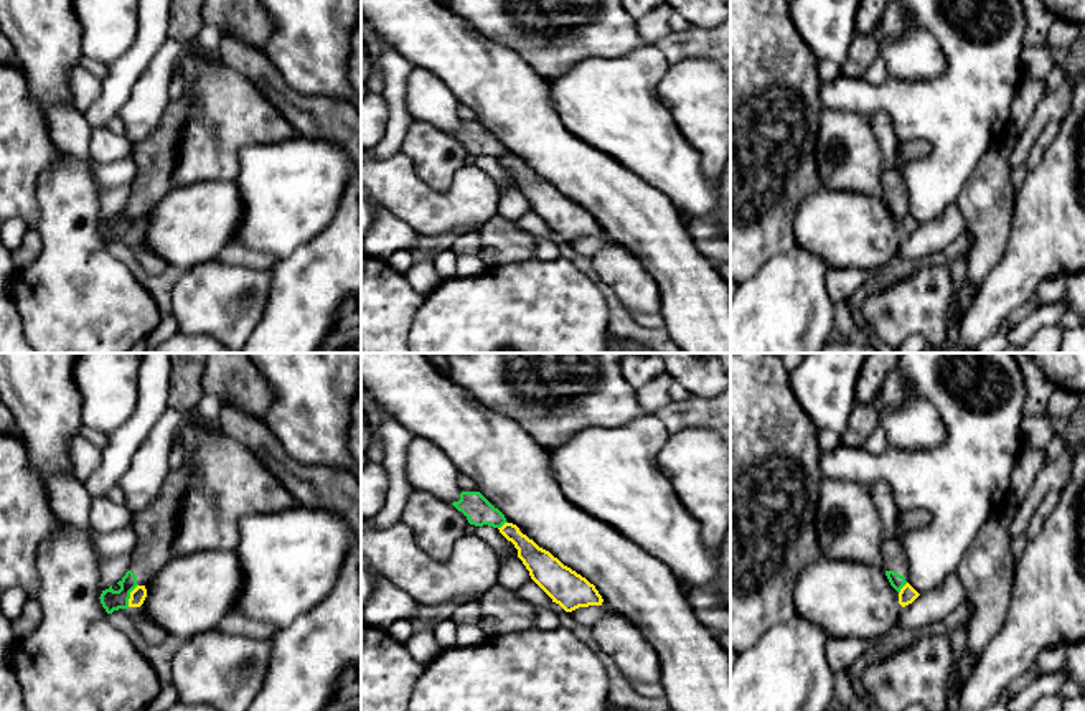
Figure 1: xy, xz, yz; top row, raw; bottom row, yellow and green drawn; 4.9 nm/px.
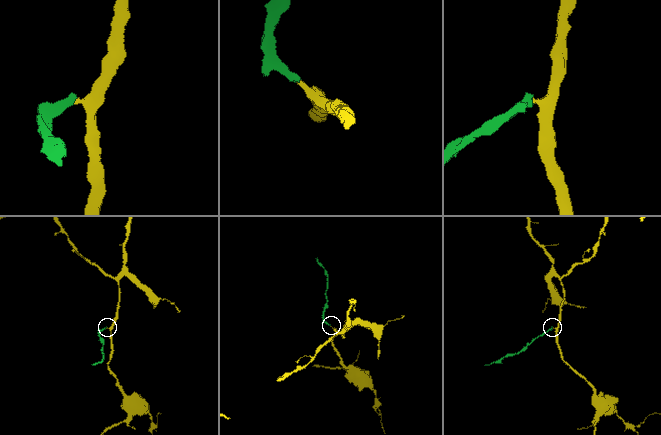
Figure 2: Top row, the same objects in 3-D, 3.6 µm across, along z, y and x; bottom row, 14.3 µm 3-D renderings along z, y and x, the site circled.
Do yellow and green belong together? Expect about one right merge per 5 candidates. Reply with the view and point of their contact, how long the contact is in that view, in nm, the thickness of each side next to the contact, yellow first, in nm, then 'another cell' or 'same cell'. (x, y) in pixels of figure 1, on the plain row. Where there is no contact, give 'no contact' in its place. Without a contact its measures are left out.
xy (131, 226) | 120 nm | 80/100 nm | another cell

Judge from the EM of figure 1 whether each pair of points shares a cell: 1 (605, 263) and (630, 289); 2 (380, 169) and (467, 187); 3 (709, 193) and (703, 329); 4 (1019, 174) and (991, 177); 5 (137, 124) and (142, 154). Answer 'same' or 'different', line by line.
1: same
2: same
3: different
4: different
5: different

